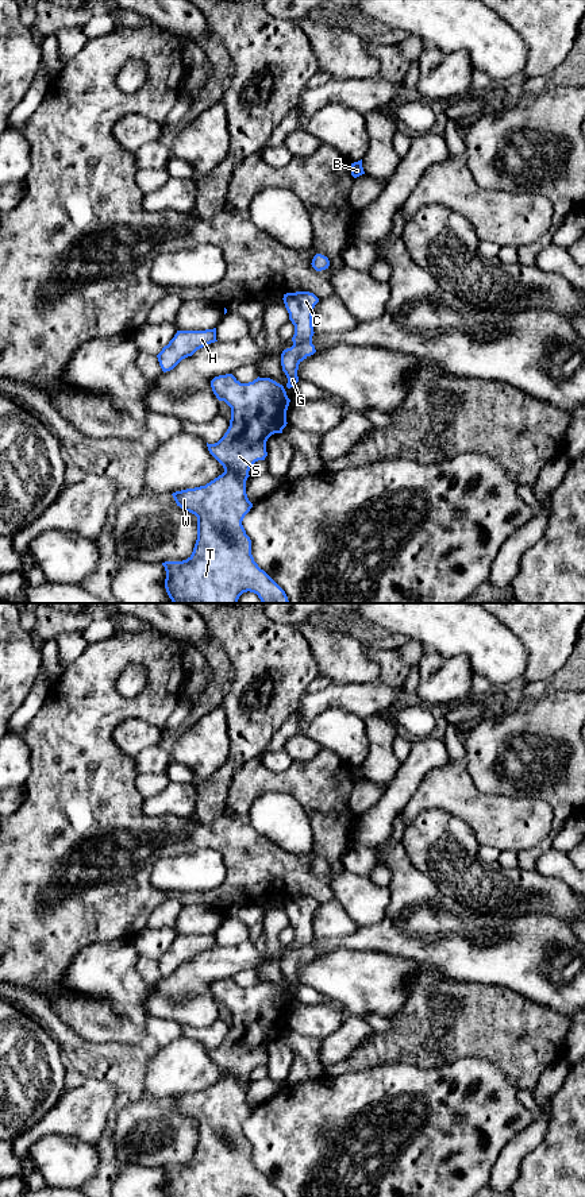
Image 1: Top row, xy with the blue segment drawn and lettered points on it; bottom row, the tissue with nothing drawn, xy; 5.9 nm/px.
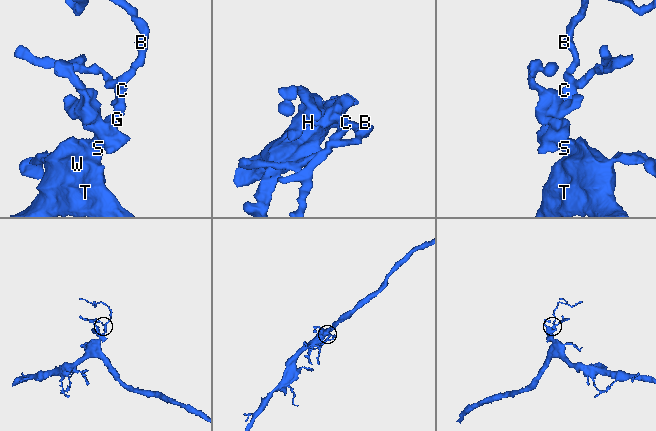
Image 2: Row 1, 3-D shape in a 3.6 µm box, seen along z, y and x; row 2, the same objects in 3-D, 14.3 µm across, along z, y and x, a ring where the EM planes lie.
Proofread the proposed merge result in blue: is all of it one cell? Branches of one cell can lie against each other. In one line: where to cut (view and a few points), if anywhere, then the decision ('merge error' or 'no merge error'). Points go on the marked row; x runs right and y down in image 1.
cut none; no merge error

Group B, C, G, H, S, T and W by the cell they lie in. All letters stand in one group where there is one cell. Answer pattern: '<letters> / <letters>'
B C G H S T W

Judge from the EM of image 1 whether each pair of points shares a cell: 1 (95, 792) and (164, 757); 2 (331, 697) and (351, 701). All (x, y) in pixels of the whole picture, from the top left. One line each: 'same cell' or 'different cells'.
1: different cells
2: same cell

